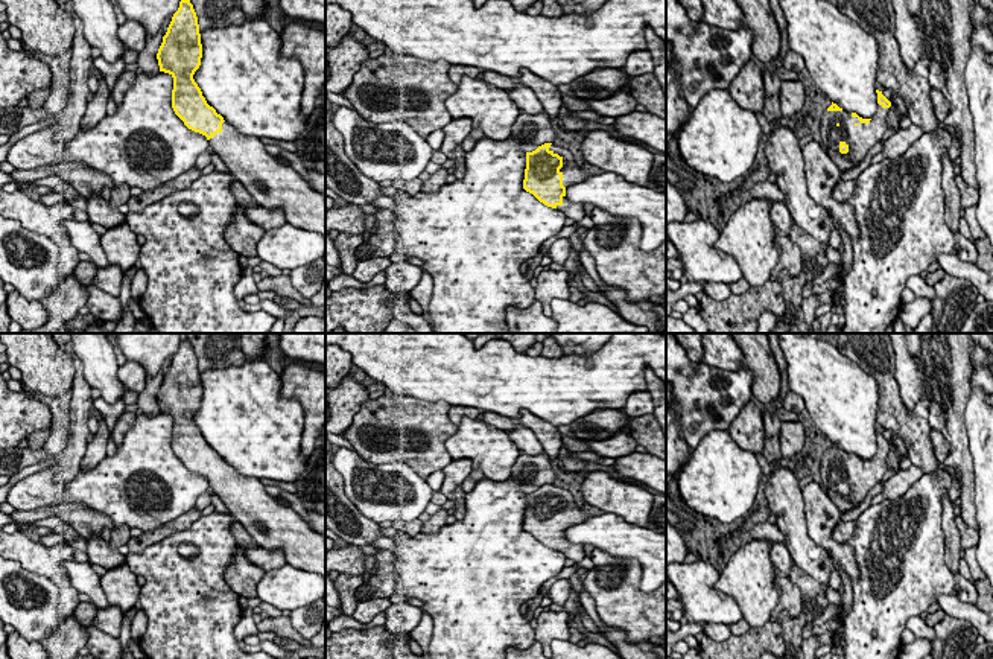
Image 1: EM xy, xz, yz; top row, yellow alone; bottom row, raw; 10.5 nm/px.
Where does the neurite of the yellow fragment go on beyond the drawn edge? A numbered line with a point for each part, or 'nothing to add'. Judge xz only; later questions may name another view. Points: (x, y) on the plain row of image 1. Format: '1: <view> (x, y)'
1: xz (572, 515)

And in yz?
1: yz (861, 480)

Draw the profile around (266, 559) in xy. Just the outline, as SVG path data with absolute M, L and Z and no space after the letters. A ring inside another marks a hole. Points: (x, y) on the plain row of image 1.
M262 546L248 548L245 556L251 563L260 566L265 572L283 568L287 563L283 551L271 551Z

